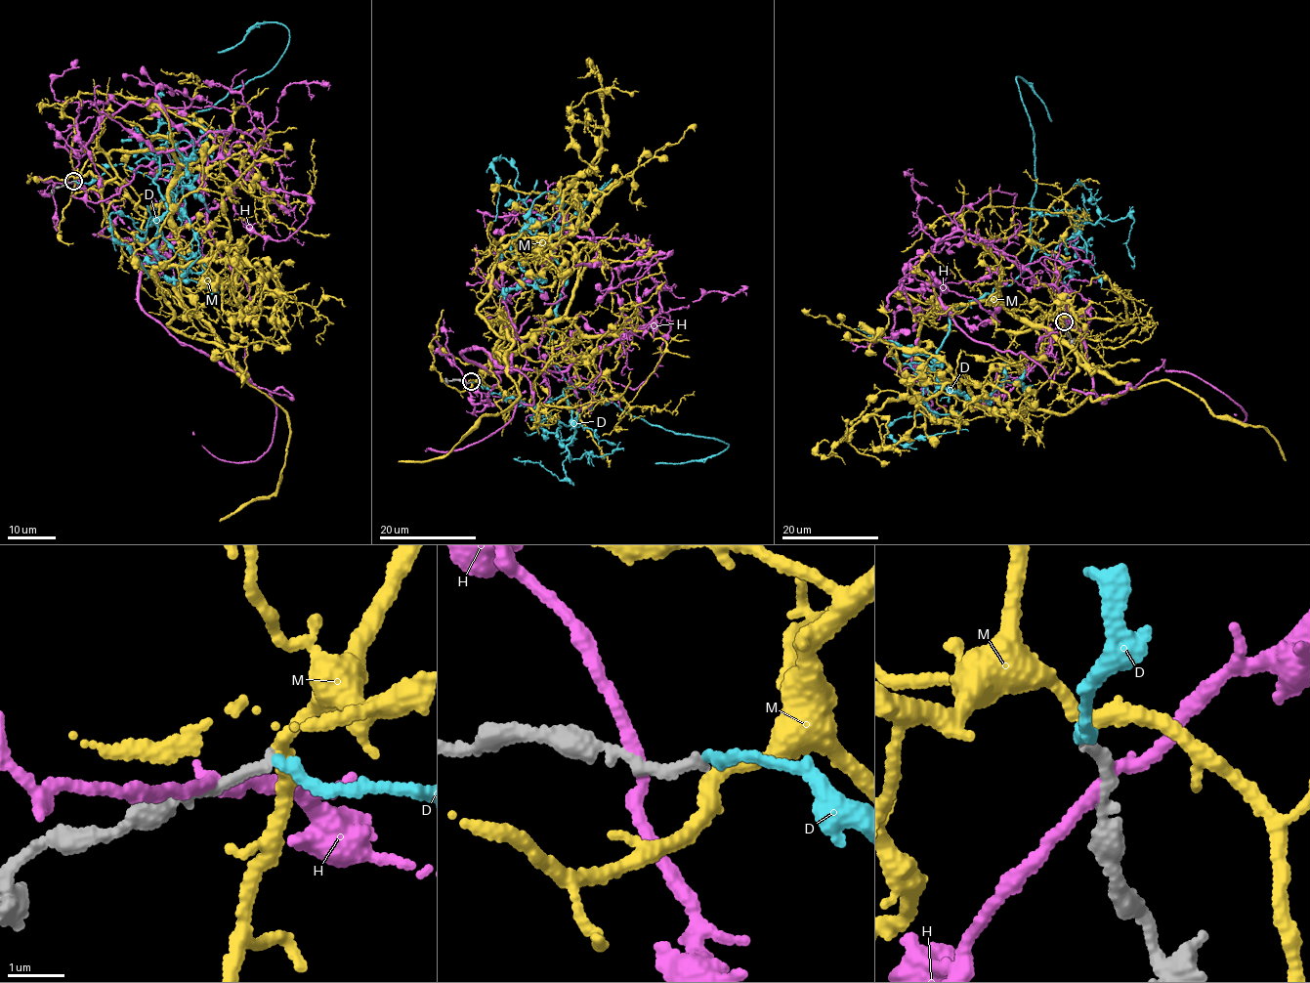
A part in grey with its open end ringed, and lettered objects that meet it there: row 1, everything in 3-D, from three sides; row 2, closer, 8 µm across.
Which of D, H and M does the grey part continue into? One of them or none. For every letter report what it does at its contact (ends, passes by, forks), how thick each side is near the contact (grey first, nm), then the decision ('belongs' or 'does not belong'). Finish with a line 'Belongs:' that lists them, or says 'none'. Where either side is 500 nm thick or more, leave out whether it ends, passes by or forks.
D: it ends | 190/200 nm | belongs
H: it passes by | 280/200 nm | does not belong
M: it passes by | 190/260 nm | does not belong
Belongs: D

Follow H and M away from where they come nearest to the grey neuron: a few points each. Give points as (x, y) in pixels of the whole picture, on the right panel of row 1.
H: (1067, 324), (959, 231), (915, 266), (940, 294), (885, 309), (945, 316), (934, 271)
M: (1064, 320), (1006, 331), (1067, 413), (959, 378), (874, 415), (889, 446), (936, 421)

